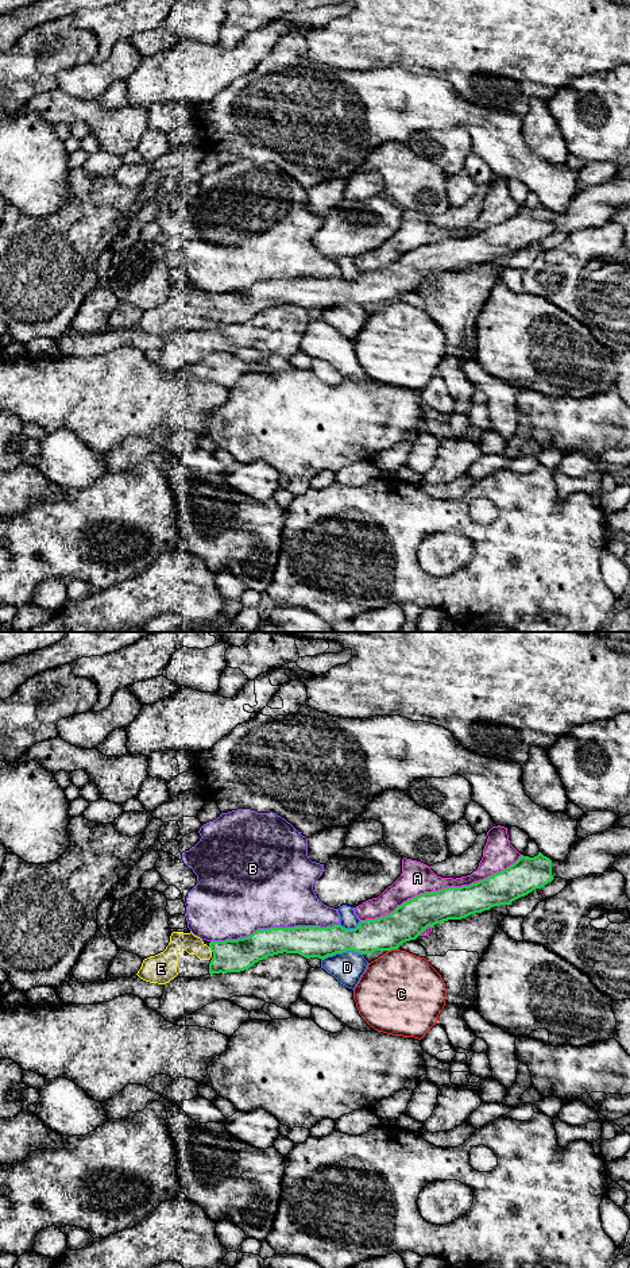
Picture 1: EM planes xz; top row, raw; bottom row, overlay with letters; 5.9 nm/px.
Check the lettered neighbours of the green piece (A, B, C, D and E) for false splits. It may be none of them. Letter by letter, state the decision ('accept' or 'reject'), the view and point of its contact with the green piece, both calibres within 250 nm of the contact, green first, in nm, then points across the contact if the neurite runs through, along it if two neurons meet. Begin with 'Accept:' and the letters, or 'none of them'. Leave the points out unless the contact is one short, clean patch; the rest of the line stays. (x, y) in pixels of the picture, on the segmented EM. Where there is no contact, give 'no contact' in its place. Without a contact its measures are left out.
Accept: E
A: reject | xz (440, 890) | 200/190 nm
B: reject | xz (274, 928) | 190/500 nm
C: reject | xz (391, 948) | 200/440 nm | along xz (397, 948), (387, 951)
D: reject | xz (341, 952) | 190/190 nm
E: accept | xz (211, 949) | 190/120 nm | across xz (238, 955), (211, 949), (180, 941)

